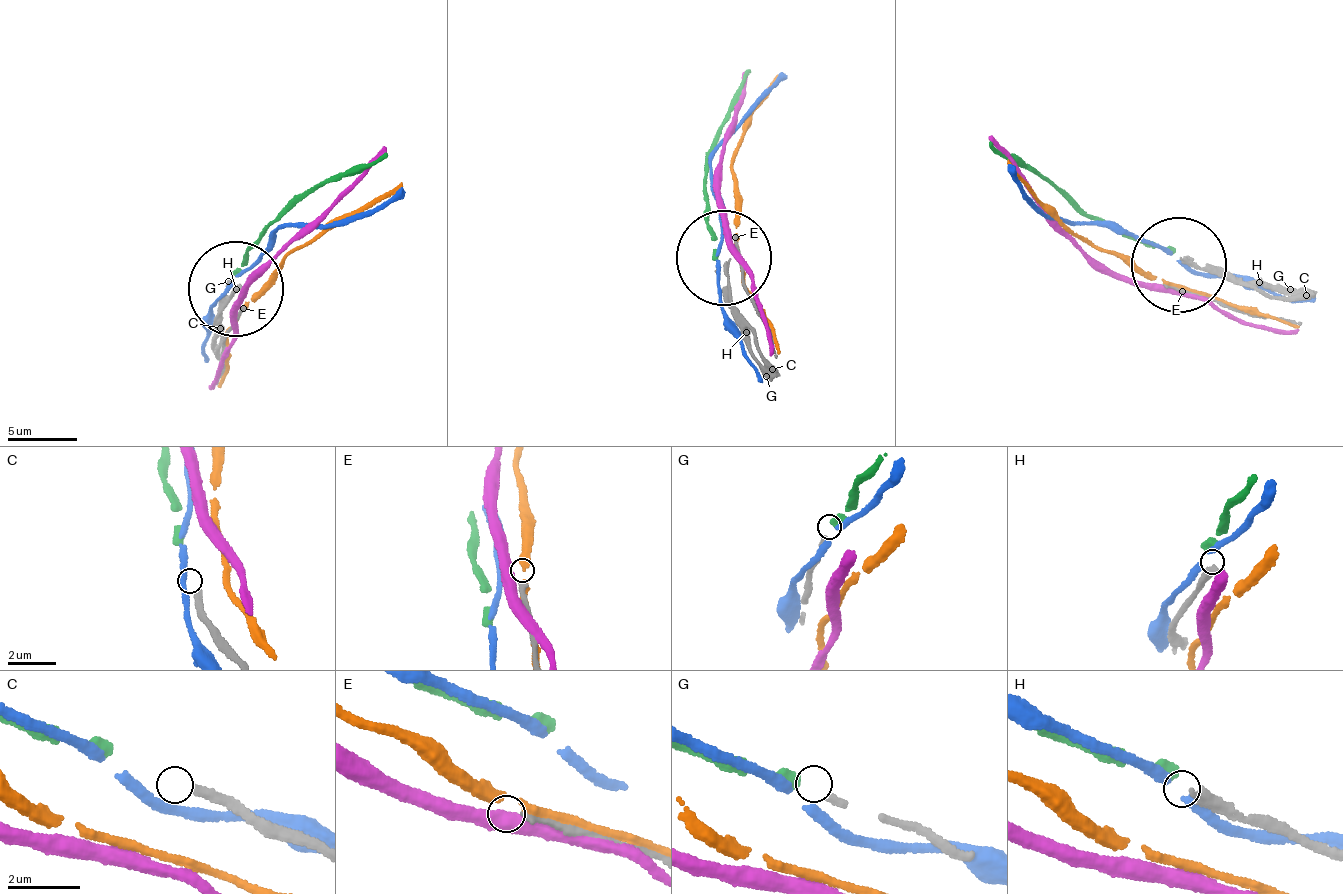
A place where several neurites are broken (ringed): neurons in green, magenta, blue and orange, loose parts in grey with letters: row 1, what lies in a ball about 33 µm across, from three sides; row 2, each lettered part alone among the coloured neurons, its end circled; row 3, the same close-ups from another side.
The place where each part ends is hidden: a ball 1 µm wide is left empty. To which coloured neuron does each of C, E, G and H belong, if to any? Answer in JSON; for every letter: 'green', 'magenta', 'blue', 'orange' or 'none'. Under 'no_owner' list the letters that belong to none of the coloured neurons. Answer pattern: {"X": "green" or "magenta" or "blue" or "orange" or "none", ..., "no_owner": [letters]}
{"C": "none", "E": "none", "G": "green", "H": "none", "no_owner": ["C", "E", "H"]}

